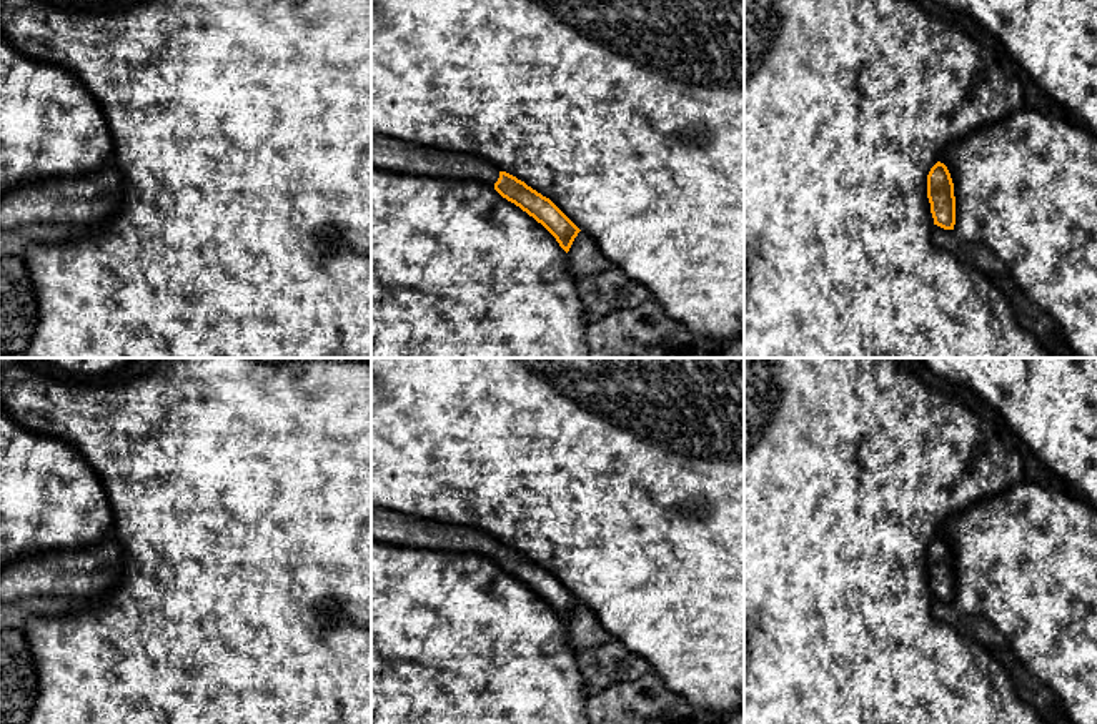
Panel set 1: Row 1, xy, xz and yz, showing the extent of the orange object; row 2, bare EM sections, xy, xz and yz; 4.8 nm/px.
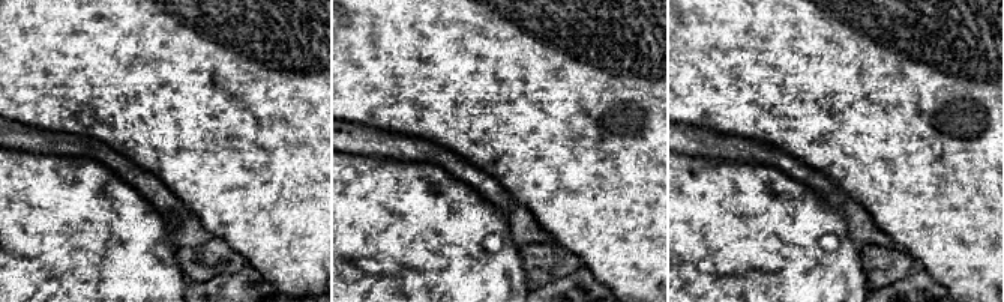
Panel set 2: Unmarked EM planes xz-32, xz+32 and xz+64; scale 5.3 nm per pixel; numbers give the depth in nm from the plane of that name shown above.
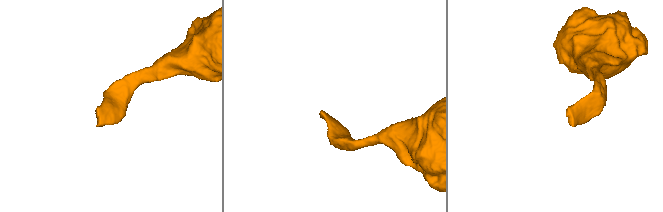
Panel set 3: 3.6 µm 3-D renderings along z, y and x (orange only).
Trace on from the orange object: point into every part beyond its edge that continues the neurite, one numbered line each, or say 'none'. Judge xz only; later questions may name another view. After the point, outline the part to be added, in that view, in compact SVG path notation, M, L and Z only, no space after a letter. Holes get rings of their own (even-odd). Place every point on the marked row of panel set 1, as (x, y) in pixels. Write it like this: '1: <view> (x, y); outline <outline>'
1: xz (387, 153); outline M371 133L371 166L378 170L461 178L494 186L499 170L484 158L401 141Z

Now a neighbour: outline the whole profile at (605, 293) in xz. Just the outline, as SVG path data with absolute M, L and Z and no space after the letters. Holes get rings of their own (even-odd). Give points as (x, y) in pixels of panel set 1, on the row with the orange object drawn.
M616 266L599 275L576 276L576 290L589 320L634 308L653 298L644 285Z

